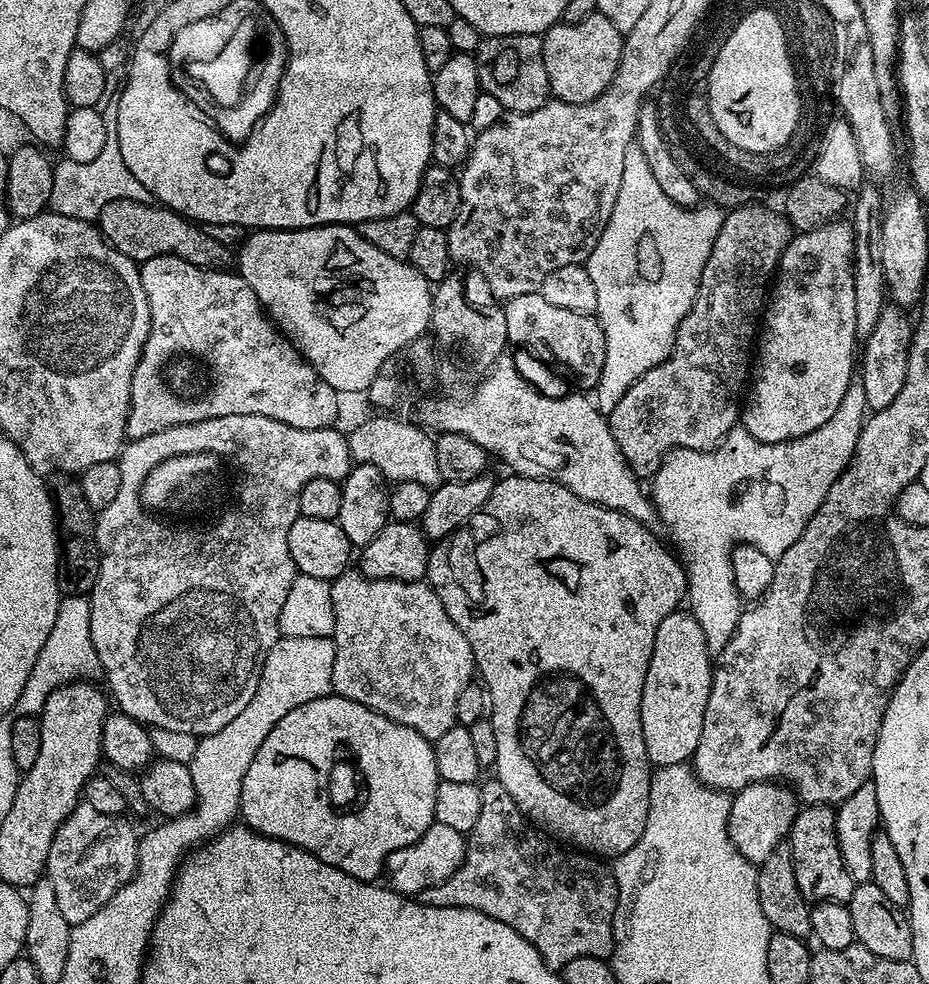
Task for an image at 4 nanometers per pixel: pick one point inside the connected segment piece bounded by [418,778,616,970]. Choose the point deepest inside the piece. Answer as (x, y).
(563, 903)

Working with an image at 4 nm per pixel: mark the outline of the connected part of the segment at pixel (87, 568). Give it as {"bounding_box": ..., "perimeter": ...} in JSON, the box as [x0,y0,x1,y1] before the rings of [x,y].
{"bounding_box":[46,472,100,596],"perimeter":[[[53,472],[47,477],[46,483],[56,510],[56,531],[60,541],[58,582],[61,593],[69,596],[91,593],[100,573],[100,544],[96,540],[97,513],[92,511],[90,502],[86,502],[86,494],[82,494],[82,486],[75,475]]]}

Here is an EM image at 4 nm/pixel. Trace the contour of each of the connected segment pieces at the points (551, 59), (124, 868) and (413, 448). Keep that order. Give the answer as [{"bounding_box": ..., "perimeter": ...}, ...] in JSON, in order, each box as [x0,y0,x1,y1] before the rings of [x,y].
[{"bounding_box":[542,12,624,104],"perimeter":[[[600,12],[573,25],[557,22],[543,33],[542,62],[546,62],[548,91],[553,97],[571,104],[596,100],[620,68],[624,36]]]},{"bounding_box":[46,802,138,924],"perimeter":[[[81,802],[64,819],[62,826],[54,834],[54,842],[50,842],[46,878],[53,884],[59,909],[69,924],[86,922],[90,914],[106,906],[106,902],[114,898],[116,891],[132,880],[138,862],[138,832],[135,832],[126,821],[124,816],[107,816],[99,810],[94,810],[94,806]]]},{"bounding_box":[347,414,442,489],"perimeter":[[[392,414],[374,415],[378,416],[362,421],[353,432],[347,433],[353,461],[374,465],[388,482],[418,482],[430,489],[440,487],[442,481],[434,458],[435,439],[419,423],[407,424],[404,420],[395,420]]]}]

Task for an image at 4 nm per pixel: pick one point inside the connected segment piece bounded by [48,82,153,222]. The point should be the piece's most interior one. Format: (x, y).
(82, 190)

